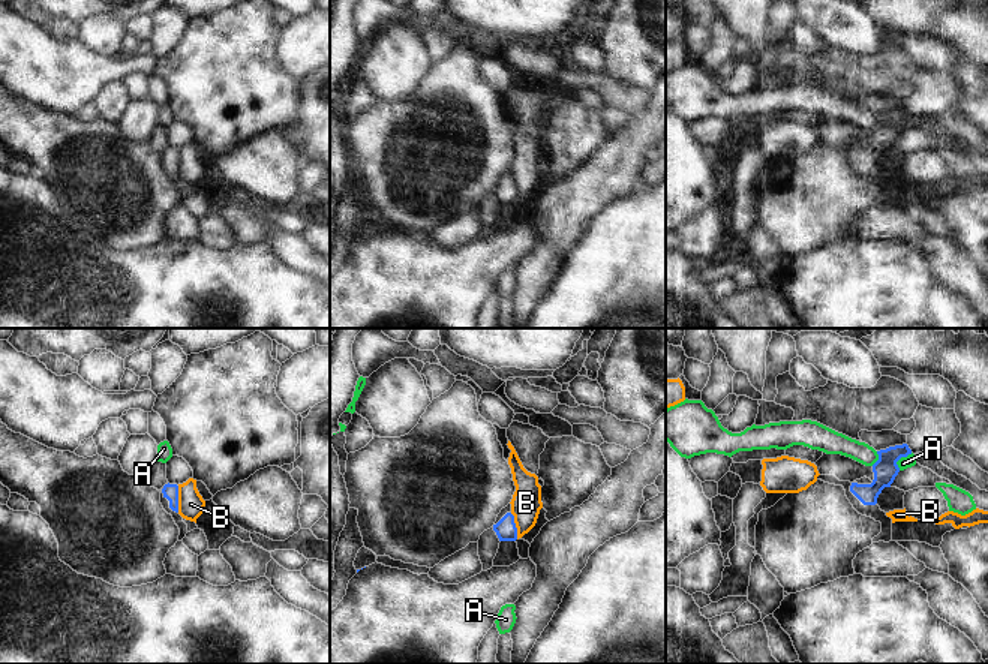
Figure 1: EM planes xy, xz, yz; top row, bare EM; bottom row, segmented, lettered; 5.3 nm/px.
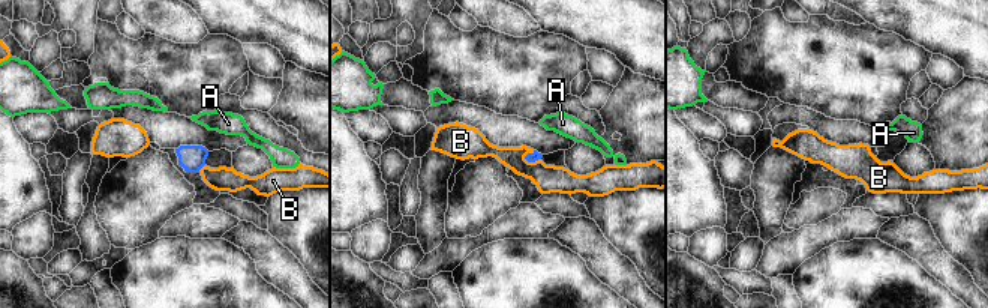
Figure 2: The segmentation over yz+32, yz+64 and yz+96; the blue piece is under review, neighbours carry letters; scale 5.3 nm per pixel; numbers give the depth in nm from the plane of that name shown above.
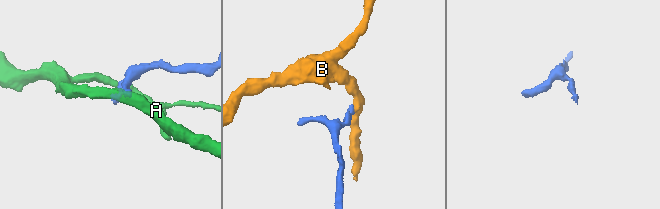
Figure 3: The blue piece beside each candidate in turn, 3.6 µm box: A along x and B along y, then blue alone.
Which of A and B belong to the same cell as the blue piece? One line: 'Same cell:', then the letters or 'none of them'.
Same cell: none of them

